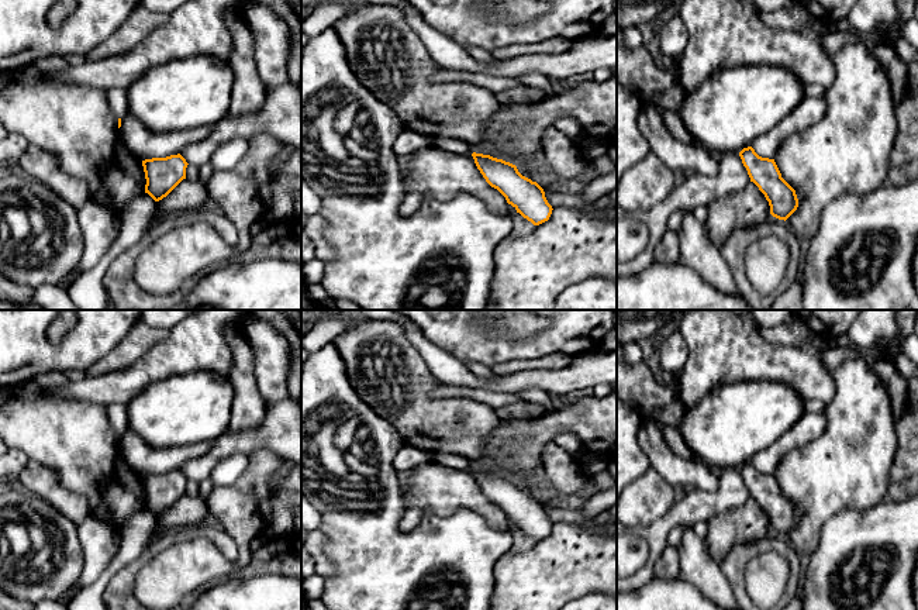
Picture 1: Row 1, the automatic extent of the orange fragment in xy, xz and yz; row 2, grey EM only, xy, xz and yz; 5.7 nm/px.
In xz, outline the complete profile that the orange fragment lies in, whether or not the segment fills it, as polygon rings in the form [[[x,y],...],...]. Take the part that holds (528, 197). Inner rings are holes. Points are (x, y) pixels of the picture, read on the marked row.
[[[476,152],[472,156],[486,182],[497,189],[517,213],[534,225],[549,220],[553,208],[536,182],[522,176],[515,165],[503,159]]]

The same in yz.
[[[752,147],[739,152],[750,182],[765,194],[770,214],[787,220],[798,207],[796,190],[781,178],[774,159],[759,156]]]

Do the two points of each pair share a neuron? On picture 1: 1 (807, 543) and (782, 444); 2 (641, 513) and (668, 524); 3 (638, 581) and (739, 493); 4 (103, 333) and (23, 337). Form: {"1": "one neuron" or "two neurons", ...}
{"1": "two neurons", "2": "two neurons", "3": "one neuron", "4": "one neuron"}

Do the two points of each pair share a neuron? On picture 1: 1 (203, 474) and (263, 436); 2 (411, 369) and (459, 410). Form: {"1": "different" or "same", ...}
{"1": "same", "2": "same"}

